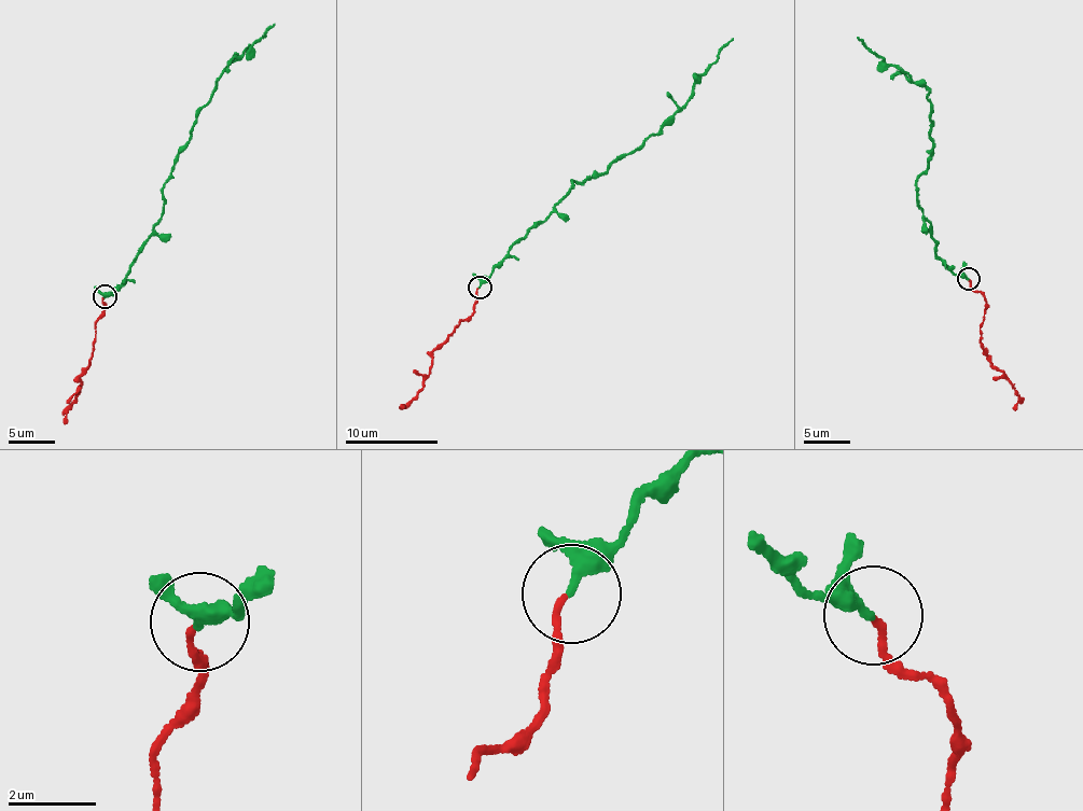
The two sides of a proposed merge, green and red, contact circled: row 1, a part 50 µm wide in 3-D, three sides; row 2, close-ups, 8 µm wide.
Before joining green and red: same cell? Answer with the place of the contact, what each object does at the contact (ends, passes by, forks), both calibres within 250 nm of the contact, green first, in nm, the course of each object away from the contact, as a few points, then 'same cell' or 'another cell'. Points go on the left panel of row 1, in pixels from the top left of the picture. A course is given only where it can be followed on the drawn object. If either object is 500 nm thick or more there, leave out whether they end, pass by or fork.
place (105, 296); green passes by; red ends; calibres 220 and 120 nm; course green (105, 295), (125, 278), (162, 217), (163, 184), (195, 113), (227, 60), (274, 23); course red (102, 297), (106, 307), (96, 323), (91, 364), (80, 380), (83, 383), (64, 424); same cell

